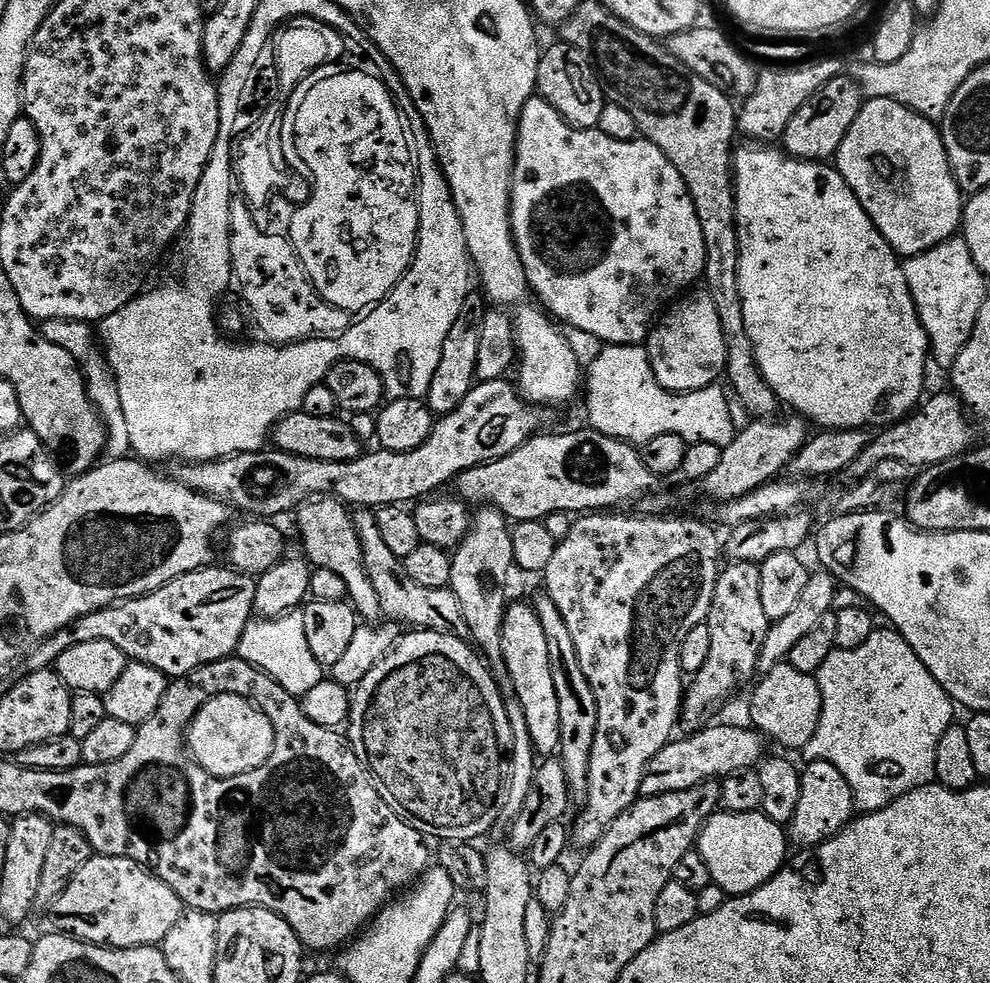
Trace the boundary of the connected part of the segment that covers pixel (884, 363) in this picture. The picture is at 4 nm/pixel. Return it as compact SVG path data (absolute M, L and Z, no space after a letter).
M748 146L735 153L734 183L736 185L736 233L738 234L738 250L740 265L738 266L738 282L740 283L740 301L742 314L746 318L746 334L750 334L750 342L754 346L754 354L758 366L762 370L762 378L770 382L777 401L781 405L789 404L793 413L799 414L805 421L811 422L817 429L829 428L862 428L868 424L884 426L889 422L905 419L921 403L924 392L924 363L929 363L930 349L928 335L918 318L918 310L914 306L914 298L910 294L910 286L906 282L904 265L901 257L882 238L882 234L874 226L870 214L862 210L862 202L846 186L842 174L835 167L814 160L797 160L776 146Z

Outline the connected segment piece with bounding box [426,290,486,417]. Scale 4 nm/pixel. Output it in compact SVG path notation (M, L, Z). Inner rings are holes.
M469 291L467 304L458 314L458 318L454 318L454 326L450 326L446 342L442 342L442 358L438 358L438 370L434 370L434 378L430 378L430 390L426 397L429 410L437 417L458 410L458 406L462 406L462 398L466 398L473 384L477 383L478 345L482 339L485 311L485 297L479 291Z

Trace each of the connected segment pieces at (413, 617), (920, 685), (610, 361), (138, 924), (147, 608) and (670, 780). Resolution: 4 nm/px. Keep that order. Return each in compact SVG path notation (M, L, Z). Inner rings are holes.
M357 511L352 521L358 534L358 542L362 546L362 562L366 566L366 574L378 594L381 613L391 621L401 622L406 626L412 624L408 626L416 630L467 637L466 618L462 618L462 606L458 606L458 598L452 592L451 587L431 588L415 584L406 574L403 559L395 556L386 547L386 541L382 539L382 533L378 530L375 511Z
M884 626L872 632L870 638L866 638L866 642L862 642L862 646L858 646L858 650L837 648L835 652L830 654L830 658L826 658L826 662L822 662L818 679L822 690L822 718L818 722L818 730L814 730L814 738L810 738L810 742L802 749L802 756L804 756L805 761L825 760L834 766L838 766L842 778L846 778L846 782L850 782L850 790L854 794L857 809L861 813L867 814L882 810L893 804L898 798L902 798L906 794L910 794L936 780L938 741L941 740L942 734L946 734L948 728L953 727L952 708L954 709L954 702L946 694L946 690L938 682L938 678L934 678L934 674L930 674L930 670L926 670L926 666L920 661L918 654L914 654L910 645L900 637L899 632L891 627Z
M605 345L598 358L587 367L585 394L589 427L636 448L668 433L677 434L689 444L711 442L724 447L733 441L738 431L730 414L731 399L721 385L698 391L668 392L654 378L648 351L643 345Z
M93 855L82 866L82 870L76 872L64 893L52 903L50 915L56 923L57 933L74 936L88 944L100 944L104 948L141 948L163 945L166 934L170 934L174 922L178 922L181 911L178 894L174 894L166 882L162 882L147 868L126 858Z
M209 566L199 568L197 572L187 572L178 578L168 580L158 590L147 592L144 596L136 596L133 600L117 600L115 604L106 606L97 612L79 616L72 623L70 630L55 632L47 640L41 641L31 649L31 671L43 672L51 669L56 659L70 646L78 642L114 642L122 654L128 656L129 661L154 666L163 676L175 678L185 676L198 666L206 666L210 662L225 660L239 649L240 639L248 621L254 616L254 594L256 580L236 571L231 566L216 568Z
M736 724L705 726L698 732L684 734L684 737L669 740L646 766L646 774L640 787L641 797L674 794L690 790L708 780L716 780L734 774L743 768L756 768L765 759L765 737L751 727L739 728Z

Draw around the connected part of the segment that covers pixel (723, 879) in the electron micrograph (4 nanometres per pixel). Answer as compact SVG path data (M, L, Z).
M717 810L709 816L708 821L704 824L704 828L700 832L700 839L696 841L695 851L700 852L702 858L705 859L706 866L710 869L712 883L722 886L725 897L731 898L750 894L766 882L770 882L770 878L777 876L789 859L788 848L790 849L790 841L785 829L770 818L766 818L763 812L734 814Z

